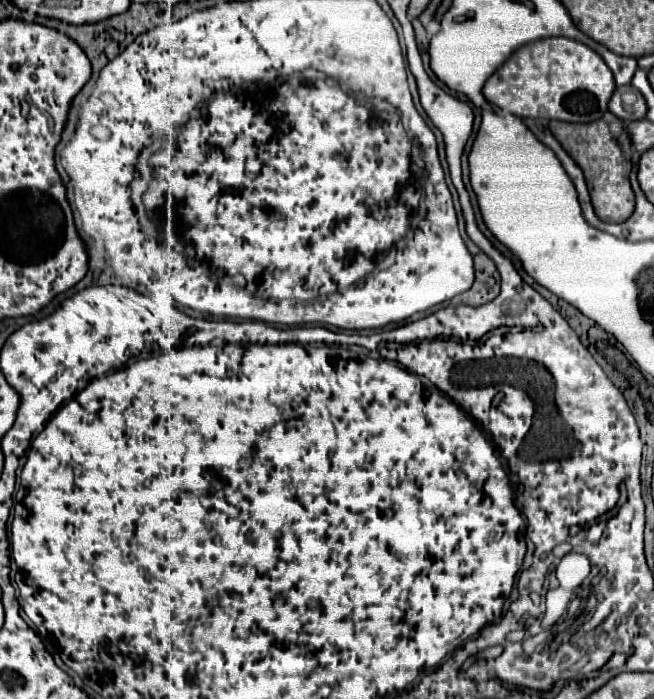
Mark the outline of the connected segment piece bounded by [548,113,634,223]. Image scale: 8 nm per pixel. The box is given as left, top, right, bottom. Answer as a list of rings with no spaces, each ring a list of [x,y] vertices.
[[[606,113],[598,121],[592,123],[566,123],[566,121],[550,121],[548,123],[552,135],[560,141],[566,153],[580,165],[586,185],[592,197],[592,205],[596,215],[606,223],[622,223],[634,211],[634,193],[628,181],[632,163],[630,163],[630,135],[626,133],[626,123]]]

